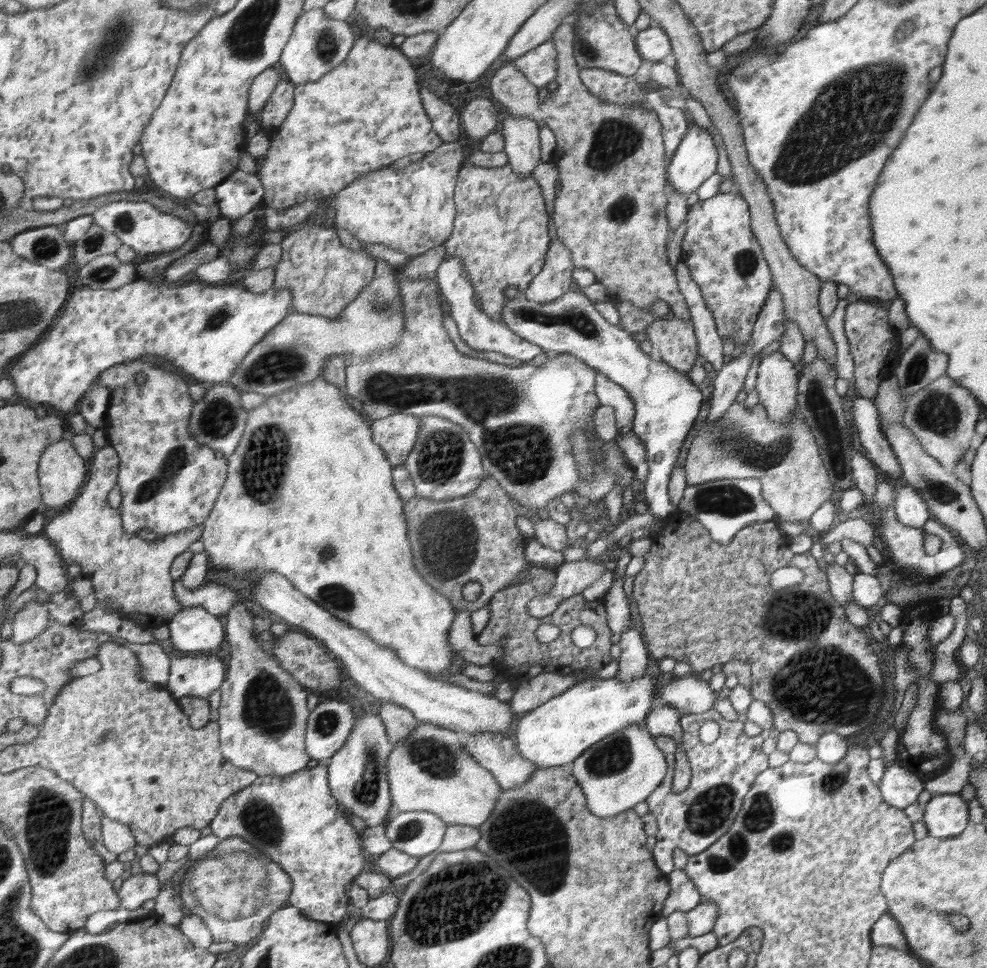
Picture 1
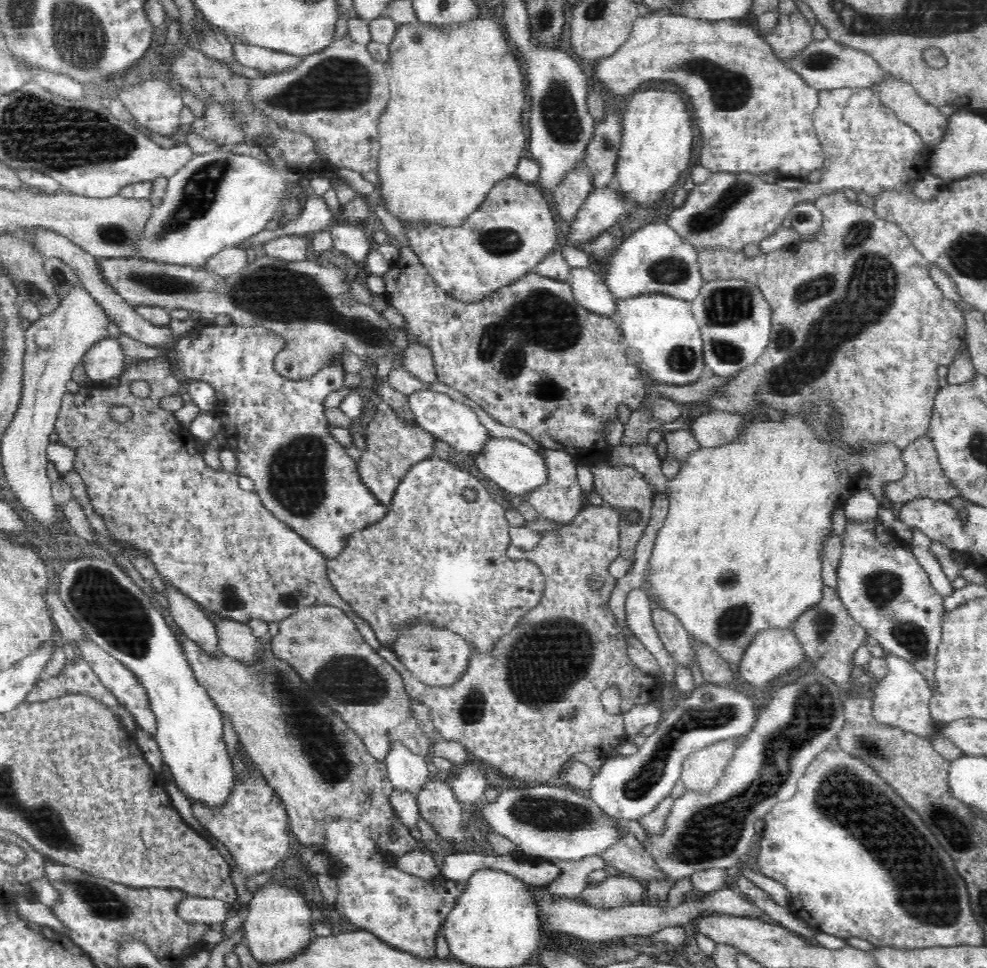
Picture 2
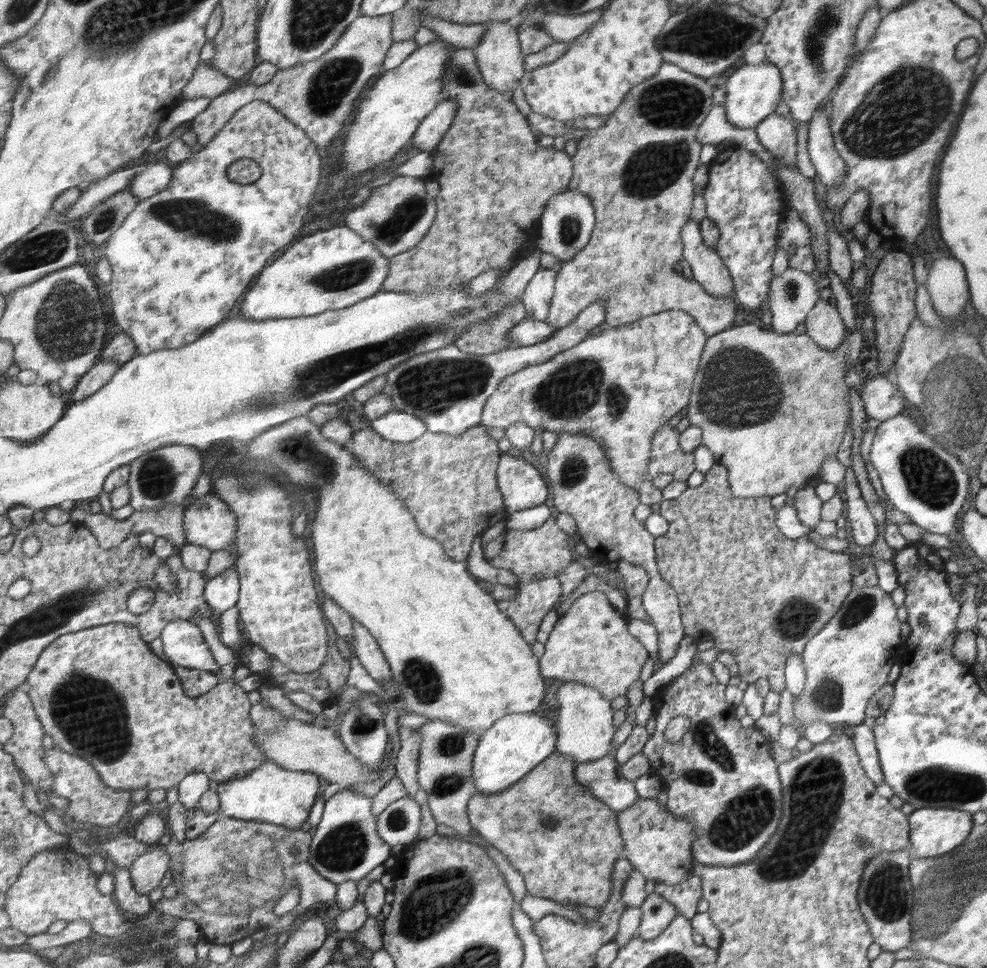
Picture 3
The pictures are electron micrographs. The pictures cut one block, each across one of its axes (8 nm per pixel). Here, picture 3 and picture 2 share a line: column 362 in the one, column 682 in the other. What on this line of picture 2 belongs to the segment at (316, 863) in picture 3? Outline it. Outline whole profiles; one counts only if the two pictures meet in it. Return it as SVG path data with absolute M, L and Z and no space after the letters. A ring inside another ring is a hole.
M814 669L809 673L806 673L806 676L798 678L794 684L788 684L788 686L778 688L778 690L774 692L774 700L768 704L768 708L764 708L764 712L759 713L752 732L748 734L744 742L739 743L736 747L734 756L732 756L730 762L728 762L728 766L726 766L726 773L723 775L722 779L719 779L716 786L714 786L712 790L706 792L686 790L683 796L680 796L675 800L672 810L668 818L665 820L665 824L667 824L665 831L661 835L649 835L648 837L650 838L650 842L644 846L644 851L646 851L647 856L650 856L651 860L653 860L653 864L655 864L655 868L661 872L661 877L646 882L646 903L655 906L656 908L665 908L667 906L667 894L670 888L672 888L678 880L684 877L690 877L694 873L701 872L701 870L727 869L734 866L738 866L738 870L740 871L744 870L744 867L741 868L738 864L738 858L746 854L746 852L751 851L753 844L752 837L756 832L756 826L754 824L756 824L758 820L764 819L764 816L766 816L767 812L770 811L776 803L786 801L795 796L798 779L802 778L805 774L806 768L808 768L808 765L816 758L816 755L828 748L828 744L836 738L836 734L840 733L842 727L845 725L844 696L838 694L839 688L836 688L836 685L837 684L832 678L828 678L820 671Z

